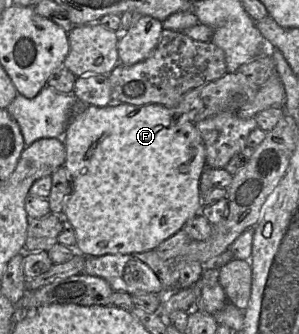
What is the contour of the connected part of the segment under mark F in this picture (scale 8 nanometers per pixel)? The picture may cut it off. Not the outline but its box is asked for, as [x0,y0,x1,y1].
[62,100,206,257]

